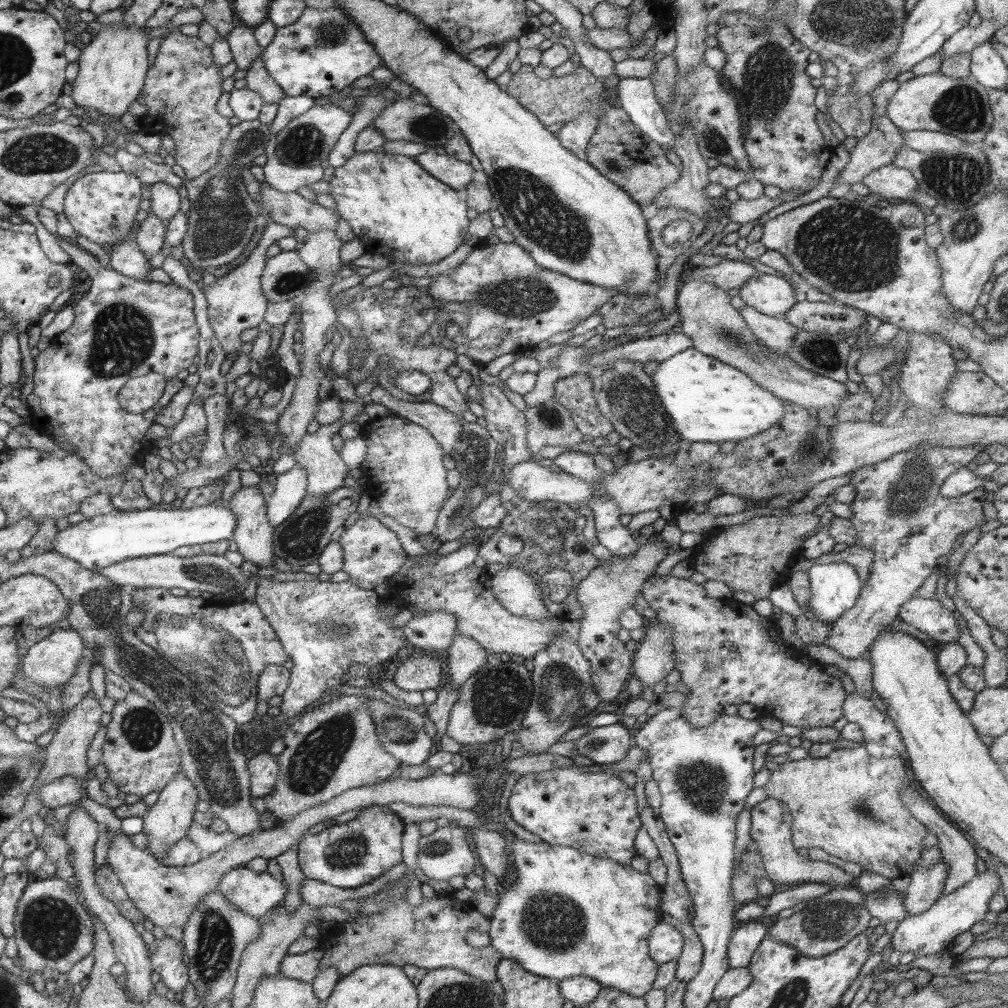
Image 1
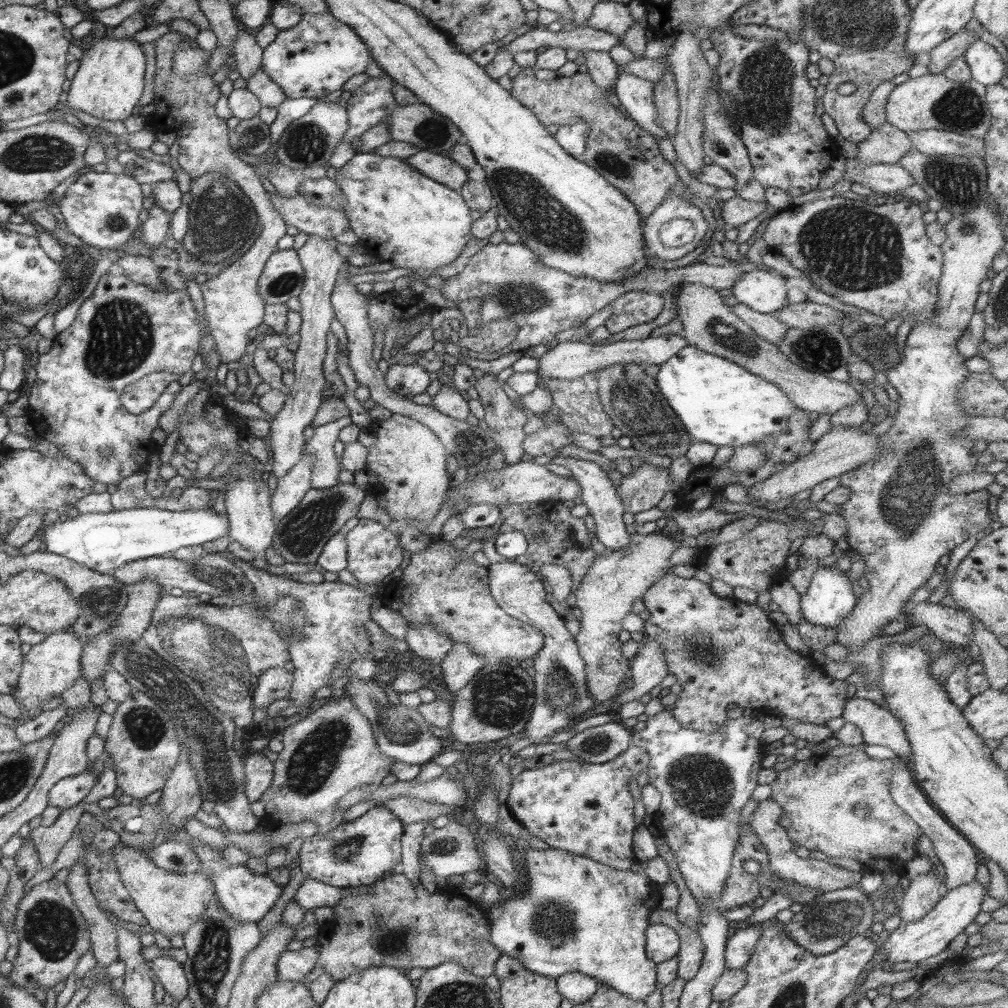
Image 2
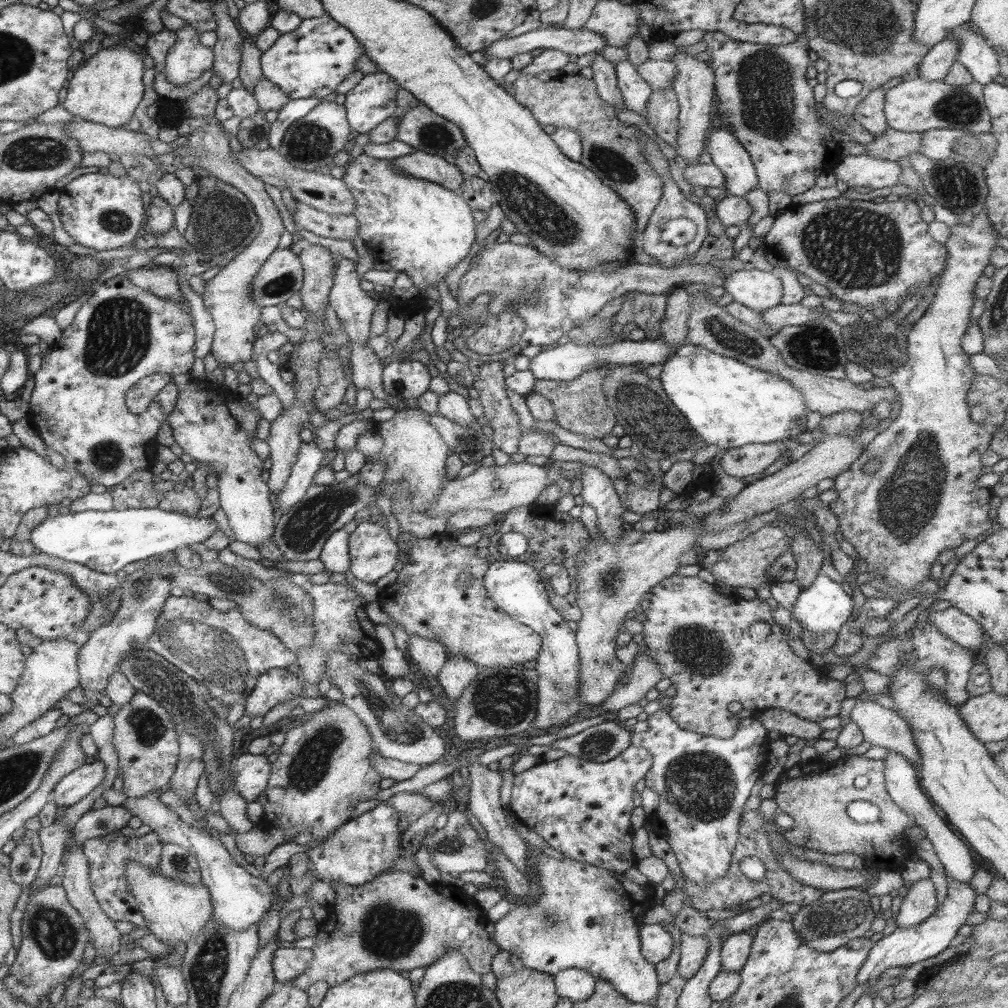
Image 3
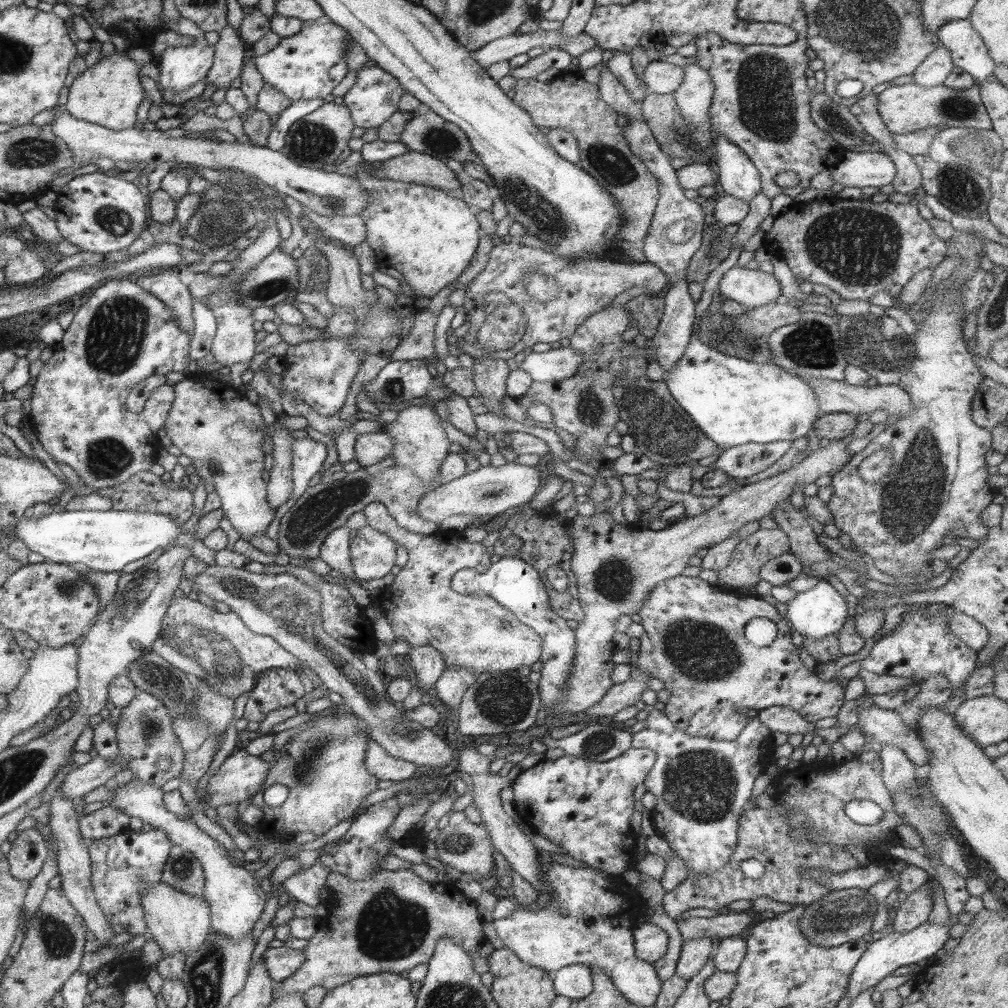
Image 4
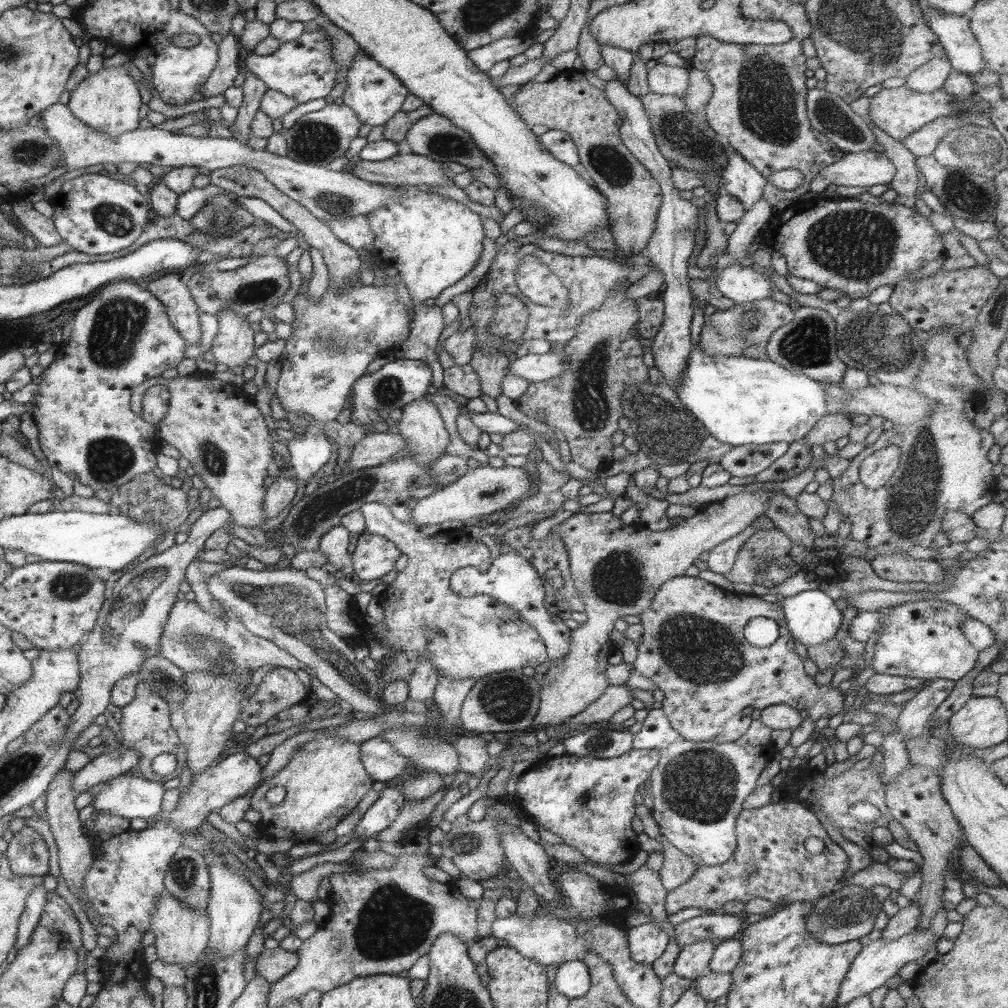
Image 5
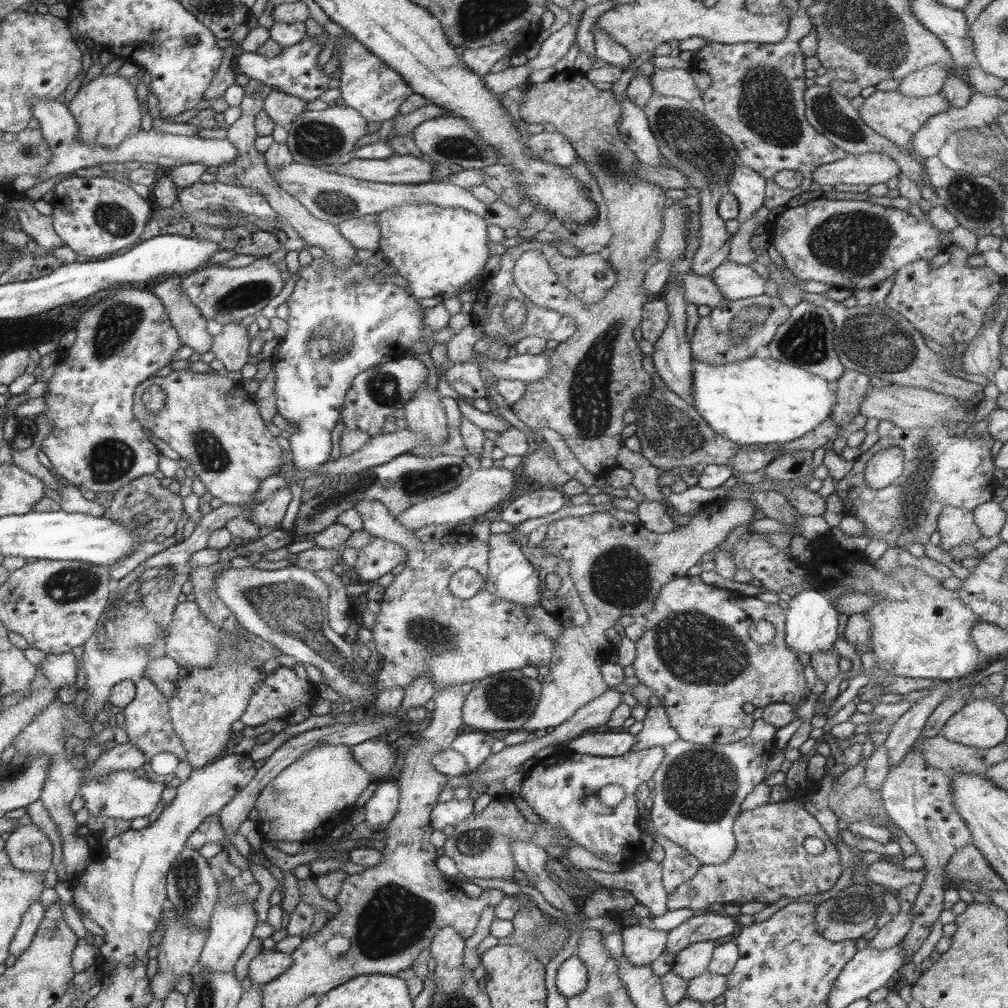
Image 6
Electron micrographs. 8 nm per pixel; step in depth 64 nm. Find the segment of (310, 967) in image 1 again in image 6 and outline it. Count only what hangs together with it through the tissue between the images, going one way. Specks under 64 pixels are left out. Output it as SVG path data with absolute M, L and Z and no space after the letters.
M263 950L249 962L249 980L251 984L267 986L269 982L275 982L275 978L281 978L289 968L293 966L293 956L273 950Z

